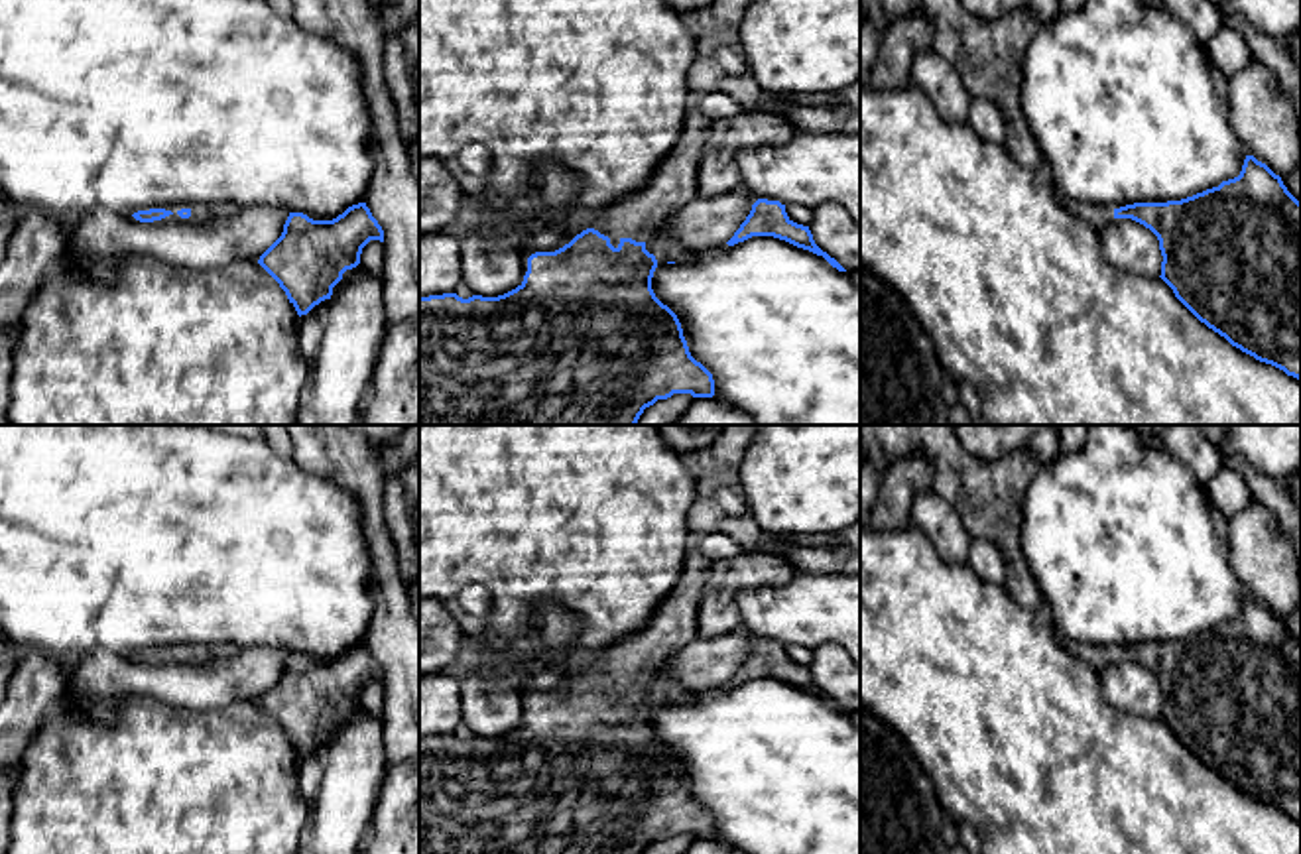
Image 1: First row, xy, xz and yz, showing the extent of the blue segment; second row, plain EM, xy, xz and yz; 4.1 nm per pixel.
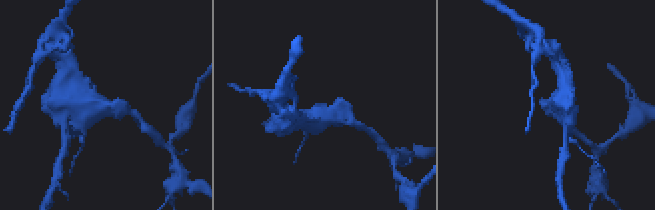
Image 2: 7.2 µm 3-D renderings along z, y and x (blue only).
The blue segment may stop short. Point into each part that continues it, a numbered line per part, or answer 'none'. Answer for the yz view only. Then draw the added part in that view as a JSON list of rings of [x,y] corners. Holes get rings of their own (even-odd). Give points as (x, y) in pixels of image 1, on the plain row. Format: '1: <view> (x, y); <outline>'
1: yz (1099, 658); [[[1059,634],[1059,640],[1071,655],[1075,655],[1077,659],[1090,665],[1096,671],[1102,671],[1104,667],[1108,667],[1114,661],[1112,649],[1096,647],[1090,643],[1075,643],[1061,634]]]

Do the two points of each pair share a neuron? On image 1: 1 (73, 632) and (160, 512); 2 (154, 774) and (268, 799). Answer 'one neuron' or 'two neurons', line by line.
1: one neuron
2: one neuron

